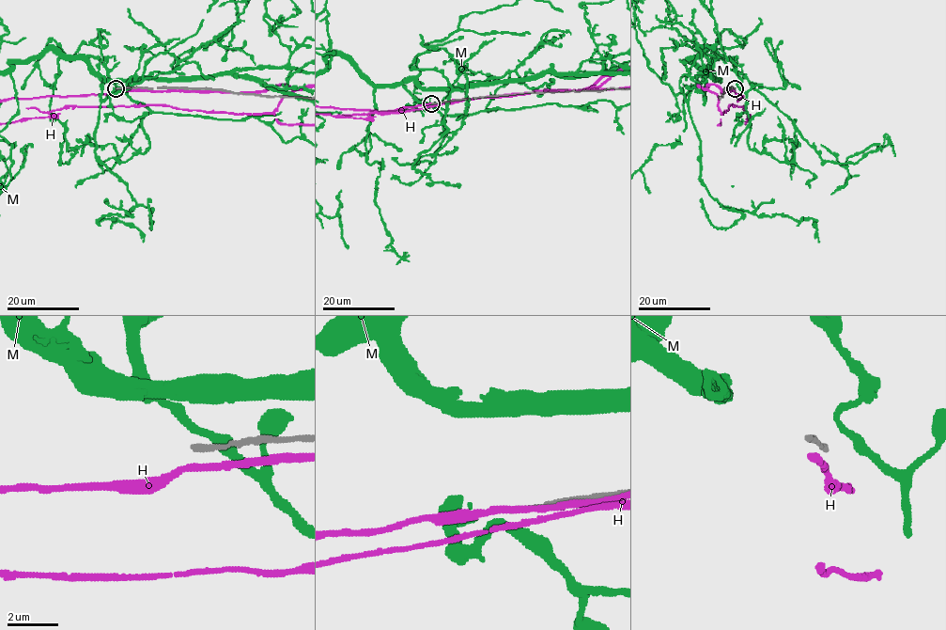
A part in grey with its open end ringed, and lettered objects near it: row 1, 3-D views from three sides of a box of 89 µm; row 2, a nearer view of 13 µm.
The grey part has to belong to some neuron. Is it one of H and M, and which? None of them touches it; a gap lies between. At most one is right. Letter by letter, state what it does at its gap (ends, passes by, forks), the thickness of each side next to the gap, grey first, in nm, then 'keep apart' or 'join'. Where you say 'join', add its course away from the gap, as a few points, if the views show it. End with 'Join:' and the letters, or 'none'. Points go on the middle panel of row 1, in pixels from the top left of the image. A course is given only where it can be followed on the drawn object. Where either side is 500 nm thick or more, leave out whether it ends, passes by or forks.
H: it passes by; calibres 200 and 240 nm; keep apart
M: it passes by; calibres 200 and 280 nm; keep apart
Join: none

